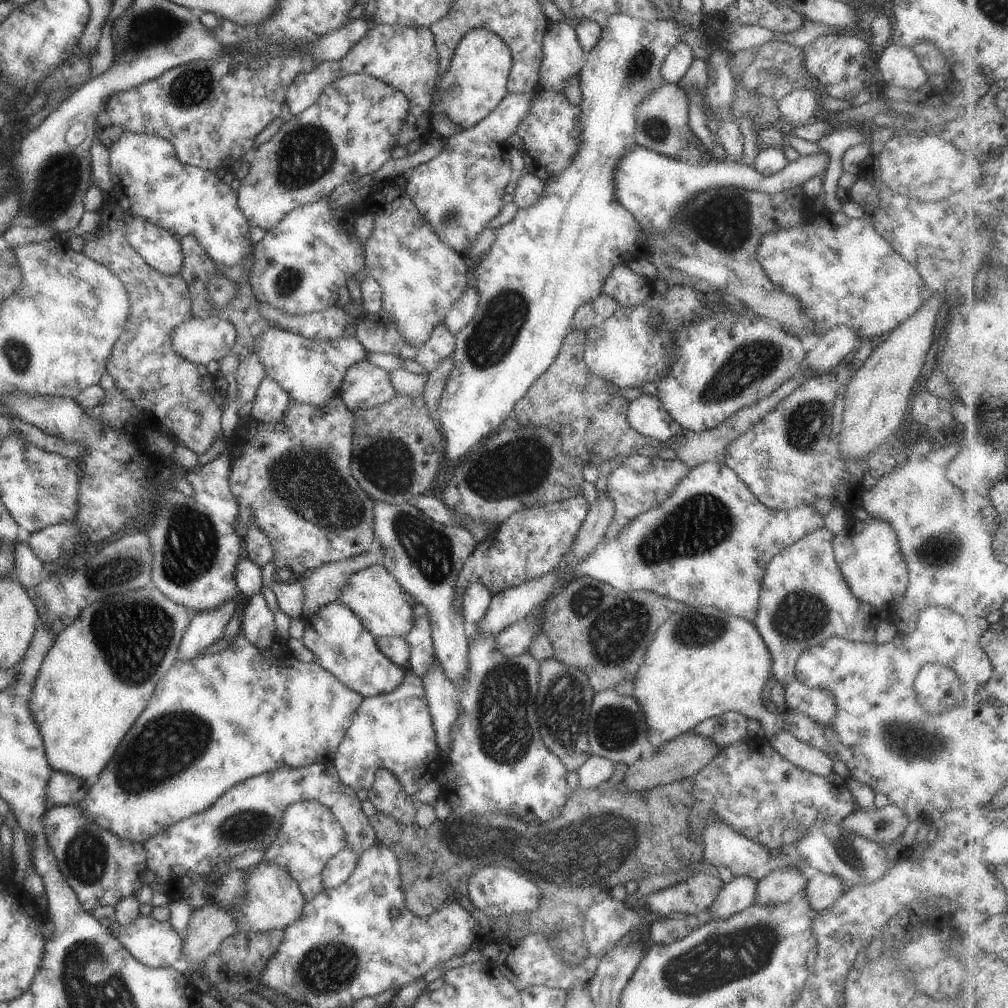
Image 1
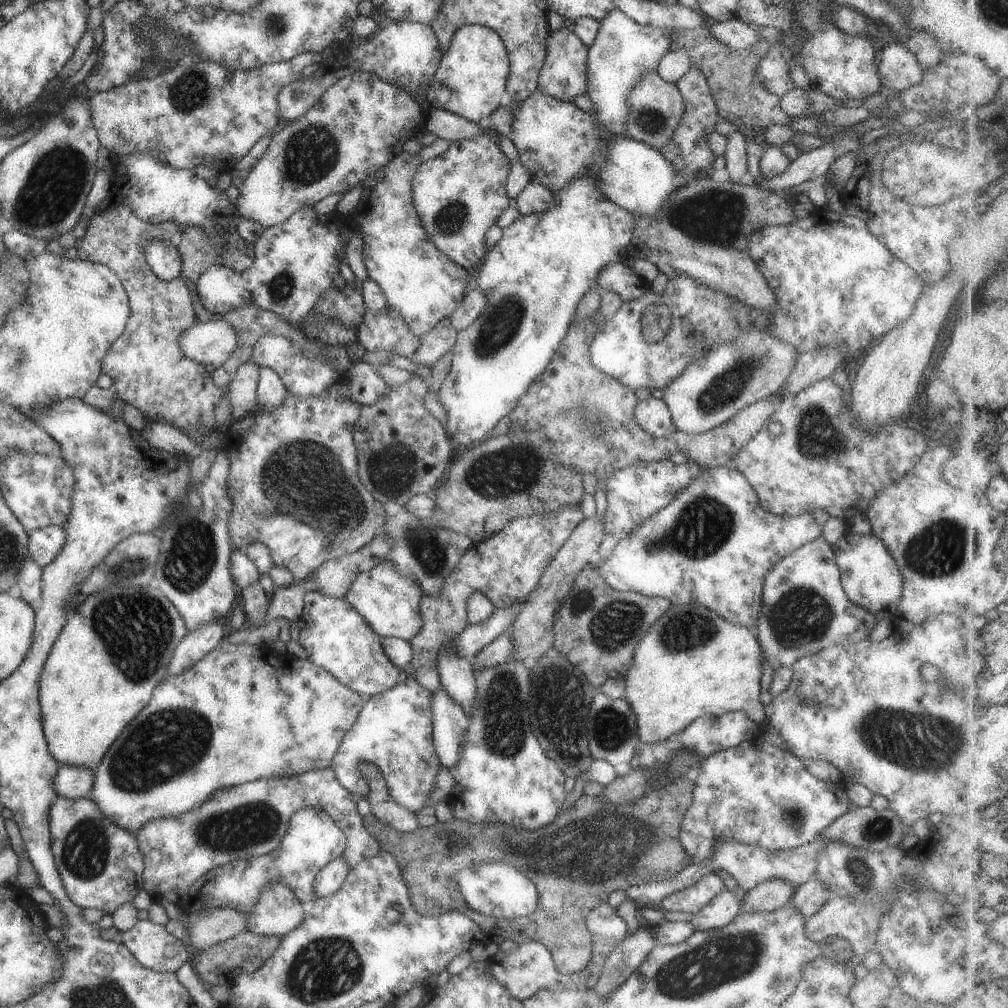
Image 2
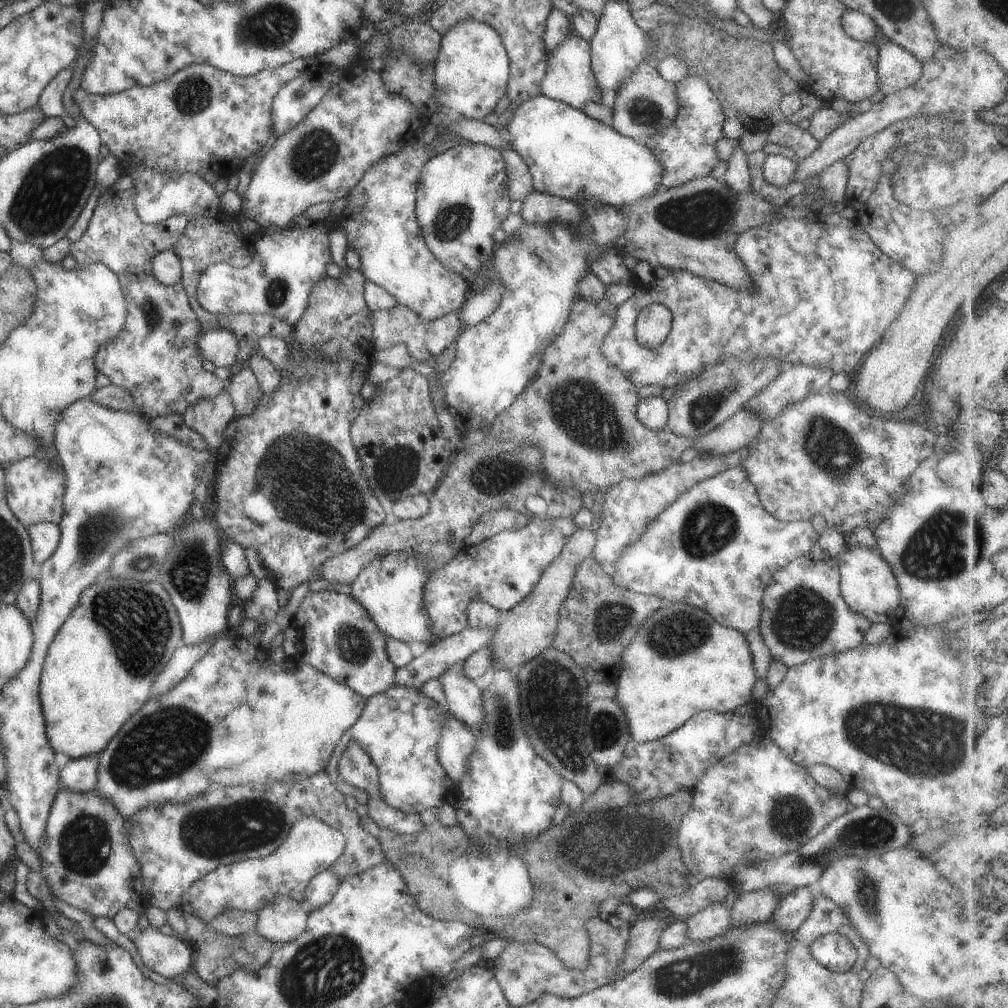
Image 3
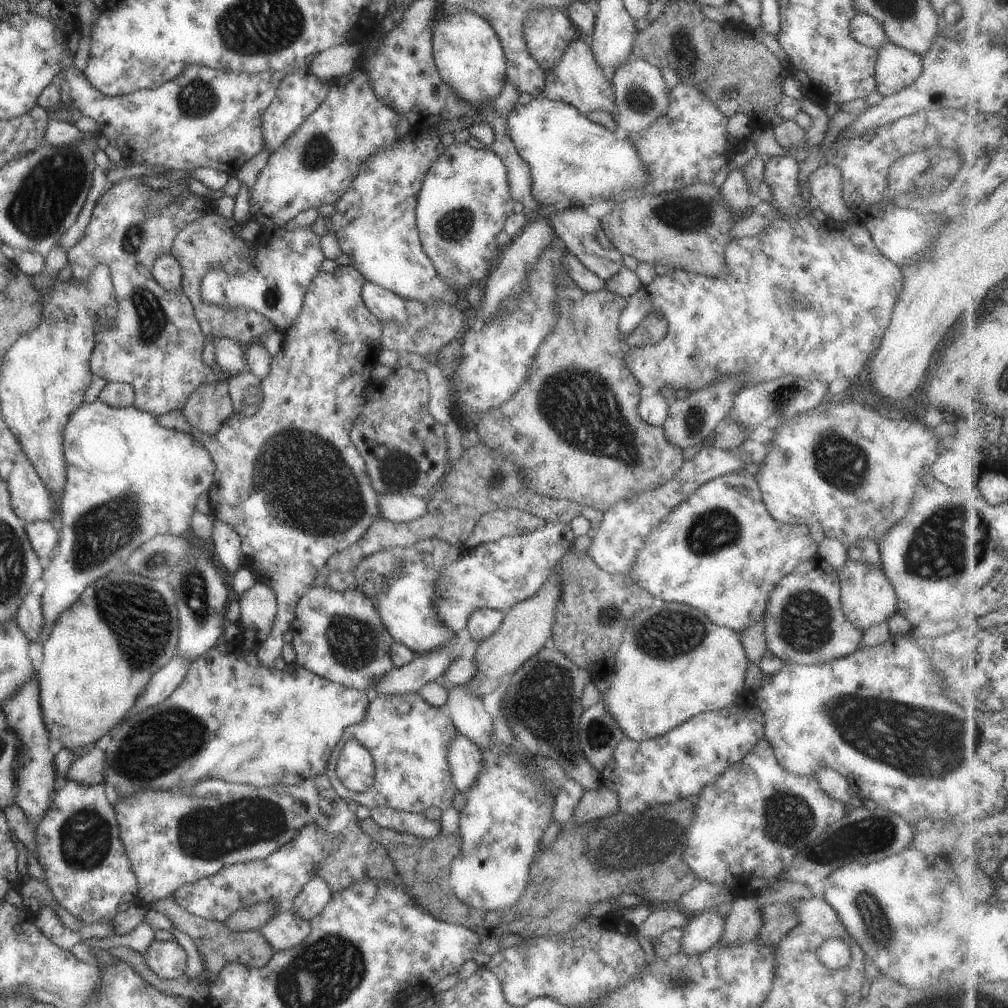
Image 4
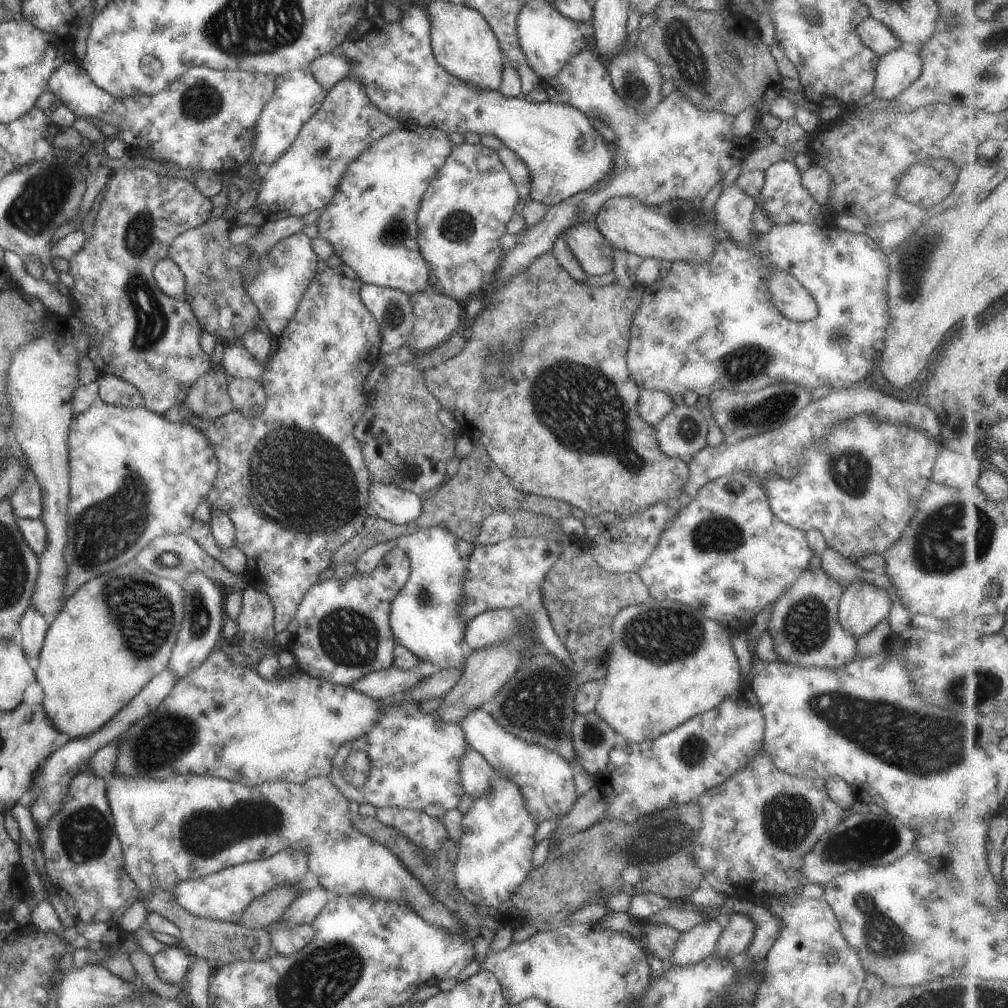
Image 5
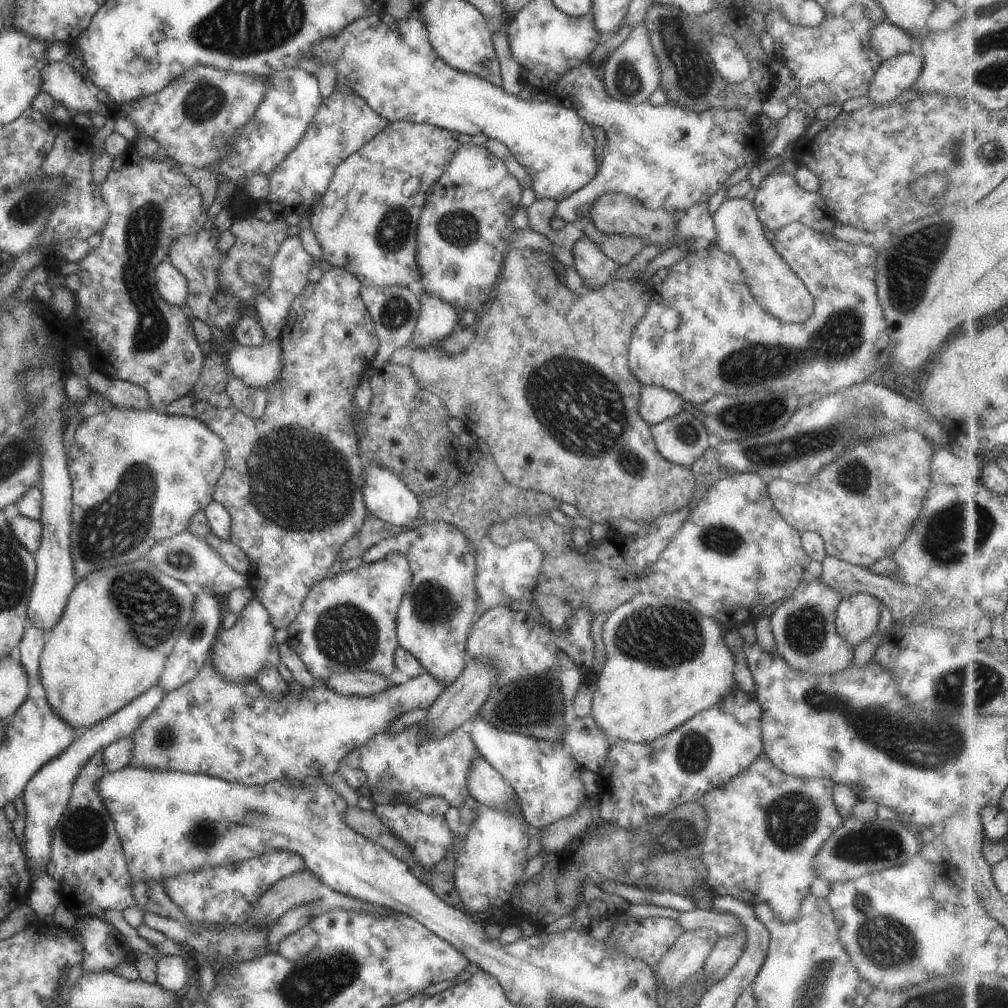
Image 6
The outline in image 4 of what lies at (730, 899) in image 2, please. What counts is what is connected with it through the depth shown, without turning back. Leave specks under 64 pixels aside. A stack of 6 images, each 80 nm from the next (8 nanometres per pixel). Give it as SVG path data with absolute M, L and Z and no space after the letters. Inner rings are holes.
M715 909L696 913L682 928L678 952L685 956L697 956L705 952L720 940L724 919L721 919Z

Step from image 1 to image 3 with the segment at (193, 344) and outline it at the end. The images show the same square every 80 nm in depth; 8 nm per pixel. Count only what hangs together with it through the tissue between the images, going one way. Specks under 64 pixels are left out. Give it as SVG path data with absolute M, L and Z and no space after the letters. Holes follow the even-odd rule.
M201 329L195 342L201 360L205 358L213 366L221 366L231 371L235 368L238 344L227 329Z

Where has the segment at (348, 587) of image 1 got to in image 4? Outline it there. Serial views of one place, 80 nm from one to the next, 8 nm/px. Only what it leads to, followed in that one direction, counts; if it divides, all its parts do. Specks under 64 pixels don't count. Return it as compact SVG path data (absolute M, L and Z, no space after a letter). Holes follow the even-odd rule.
M427 537L406 547L389 547L372 552L358 562L352 570L356 589L372 598L379 618L393 642L406 646L413 653L418 652L419 655L423 655L439 646L445 647L454 638L454 632L444 625L440 616L434 611L432 597L436 592L434 585L443 568L457 560L464 550L463 545L452 545L435 537Z

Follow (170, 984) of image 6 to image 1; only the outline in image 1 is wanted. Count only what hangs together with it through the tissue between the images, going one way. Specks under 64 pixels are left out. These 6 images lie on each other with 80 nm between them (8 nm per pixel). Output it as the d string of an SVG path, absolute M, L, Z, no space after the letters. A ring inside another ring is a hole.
M149 915L119 926L116 939L135 960L148 967L169 967L182 956L182 938L166 920L156 921Z

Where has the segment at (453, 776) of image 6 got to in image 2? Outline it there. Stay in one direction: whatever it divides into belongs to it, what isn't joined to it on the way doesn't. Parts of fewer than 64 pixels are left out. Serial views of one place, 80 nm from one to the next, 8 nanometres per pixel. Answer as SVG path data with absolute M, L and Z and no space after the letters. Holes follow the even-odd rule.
M407 677L394 687L365 698L355 722L342 736L329 763L337 782L347 792L365 798L369 788L361 766L375 765L393 803L412 813L425 806L440 768L432 743L430 695L414 678Z

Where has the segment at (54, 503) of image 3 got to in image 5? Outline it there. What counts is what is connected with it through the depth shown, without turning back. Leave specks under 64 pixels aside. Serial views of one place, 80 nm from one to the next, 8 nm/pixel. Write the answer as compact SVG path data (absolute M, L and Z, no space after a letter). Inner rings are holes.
M29 468L24 469L24 479L9 498L12 513L17 519L38 519L41 514L41 489Z

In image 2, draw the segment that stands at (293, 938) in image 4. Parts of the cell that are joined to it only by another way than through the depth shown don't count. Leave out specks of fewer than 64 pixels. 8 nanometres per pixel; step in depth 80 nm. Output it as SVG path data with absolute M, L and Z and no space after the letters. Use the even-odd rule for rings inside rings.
M270 883L259 893L257 904L245 913L247 930L277 938L285 936L305 916L300 903L284 884Z

